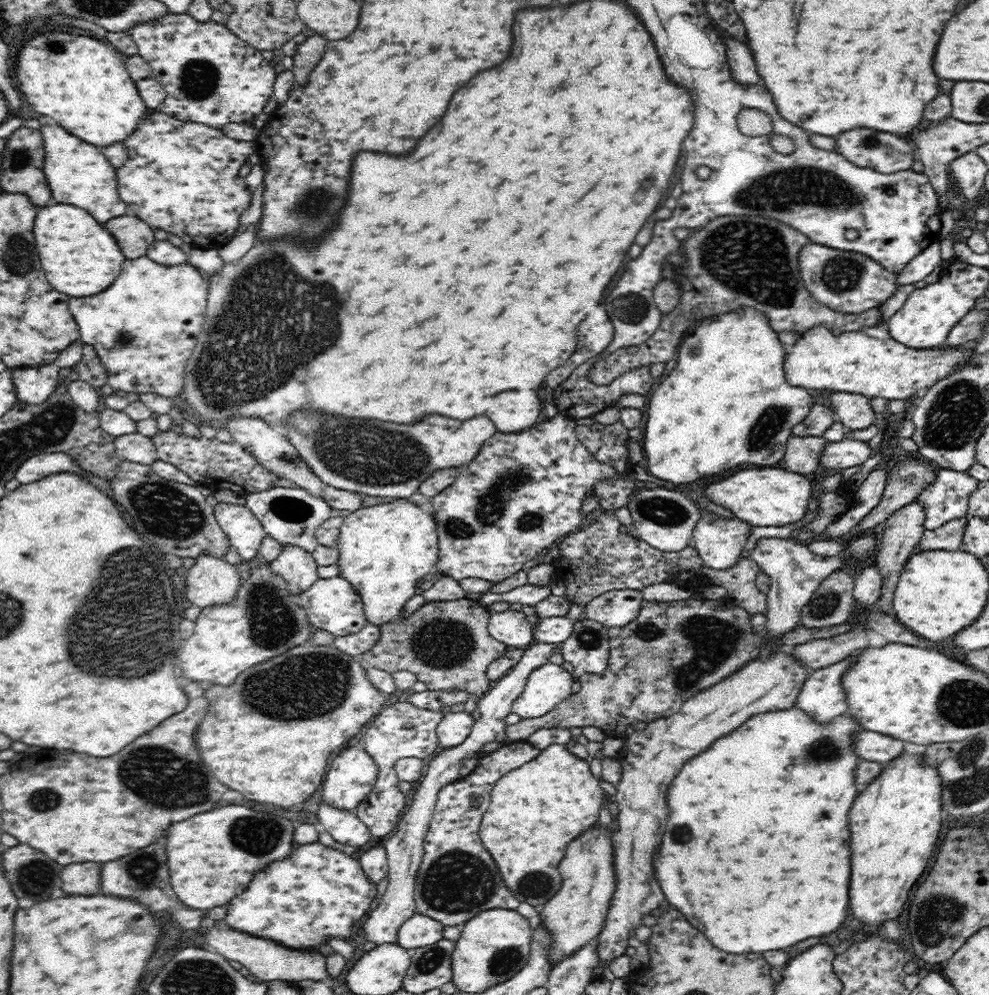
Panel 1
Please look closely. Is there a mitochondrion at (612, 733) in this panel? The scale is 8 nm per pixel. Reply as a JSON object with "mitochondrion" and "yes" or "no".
{"mitochondrion":"no"}

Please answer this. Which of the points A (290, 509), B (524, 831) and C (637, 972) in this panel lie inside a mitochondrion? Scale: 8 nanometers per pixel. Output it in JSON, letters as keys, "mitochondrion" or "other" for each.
{"A":"mitochondrion","B":"other","C":"other"}

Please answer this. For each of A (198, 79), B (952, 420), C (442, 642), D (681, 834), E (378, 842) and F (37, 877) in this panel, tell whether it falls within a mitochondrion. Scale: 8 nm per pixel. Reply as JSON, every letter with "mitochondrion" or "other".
{"A":"mitochondrion","B":"mitochondrion","C":"mitochondrion","D":"mitochondrion","E":"other","F":"mitochondrion"}

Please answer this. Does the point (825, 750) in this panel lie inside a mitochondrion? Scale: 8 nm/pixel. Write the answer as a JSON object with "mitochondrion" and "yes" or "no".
{"mitochondrion":"yes"}

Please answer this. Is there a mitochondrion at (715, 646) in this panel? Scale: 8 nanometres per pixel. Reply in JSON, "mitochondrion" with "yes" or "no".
{"mitochondrion":"yes"}

